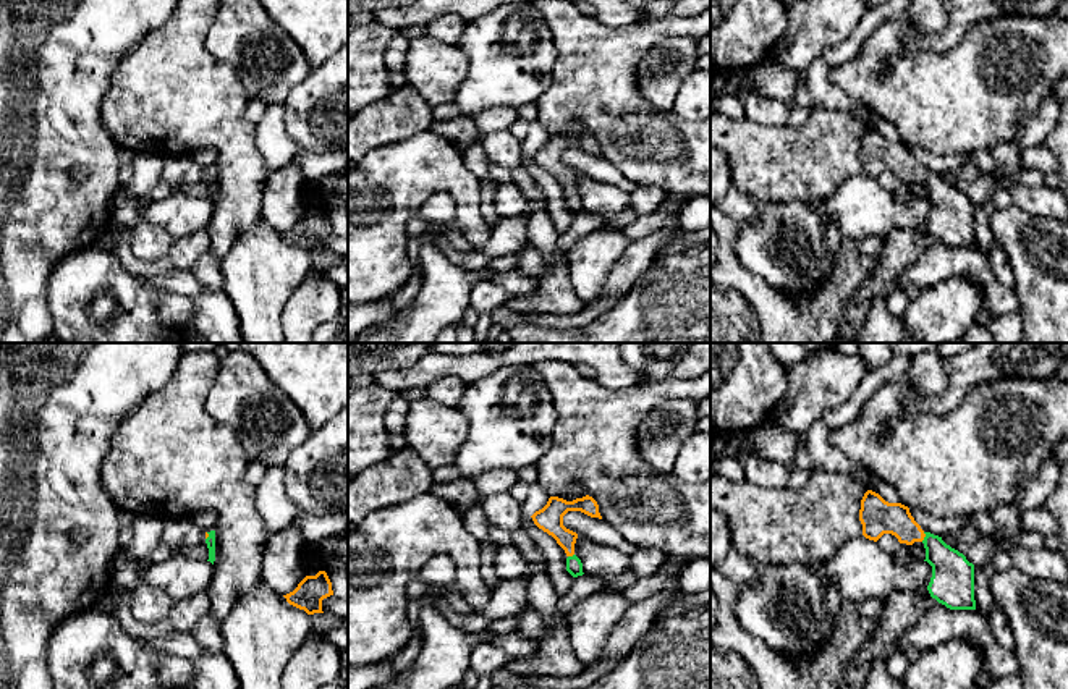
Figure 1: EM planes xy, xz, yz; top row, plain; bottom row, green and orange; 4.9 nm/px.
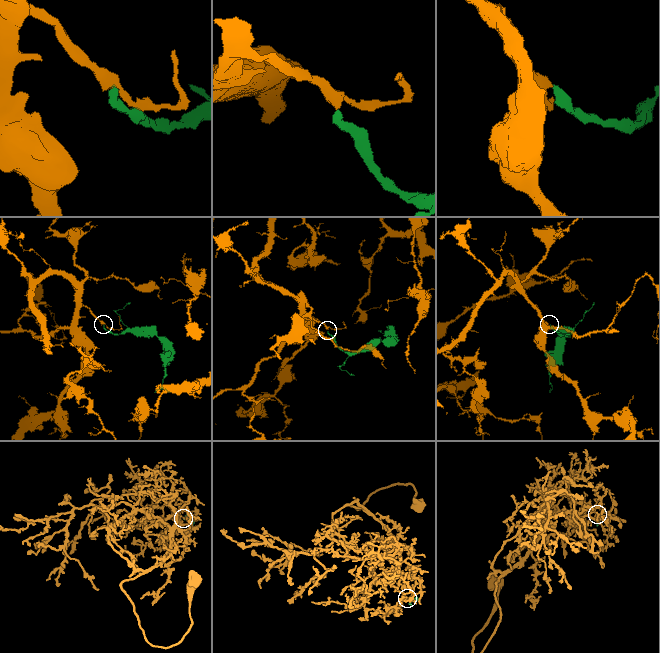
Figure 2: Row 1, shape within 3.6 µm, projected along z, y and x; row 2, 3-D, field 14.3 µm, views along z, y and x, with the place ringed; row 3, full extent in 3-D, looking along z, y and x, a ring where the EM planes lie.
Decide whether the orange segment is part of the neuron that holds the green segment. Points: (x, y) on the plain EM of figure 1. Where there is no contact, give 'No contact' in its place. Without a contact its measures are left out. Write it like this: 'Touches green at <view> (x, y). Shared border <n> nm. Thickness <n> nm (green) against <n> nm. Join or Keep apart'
Touches green at yz (924, 175). Shared border 50 nm. Thickness 220 nm (green) against 170 nm. Join

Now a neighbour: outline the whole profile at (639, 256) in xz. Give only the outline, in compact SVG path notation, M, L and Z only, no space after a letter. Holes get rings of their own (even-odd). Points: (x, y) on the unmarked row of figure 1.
M680 222L665 226L649 236L633 239L621 259L610 270L599 298L618 298L628 294L636 281L654 265L660 246L680 228Z

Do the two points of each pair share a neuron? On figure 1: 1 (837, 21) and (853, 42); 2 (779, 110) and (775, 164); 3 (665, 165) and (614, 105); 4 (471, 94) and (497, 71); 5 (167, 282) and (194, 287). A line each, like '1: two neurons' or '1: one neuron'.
1: two neurons
2: two neurons
3: one neuron
4: one neuron
5: one neuron

